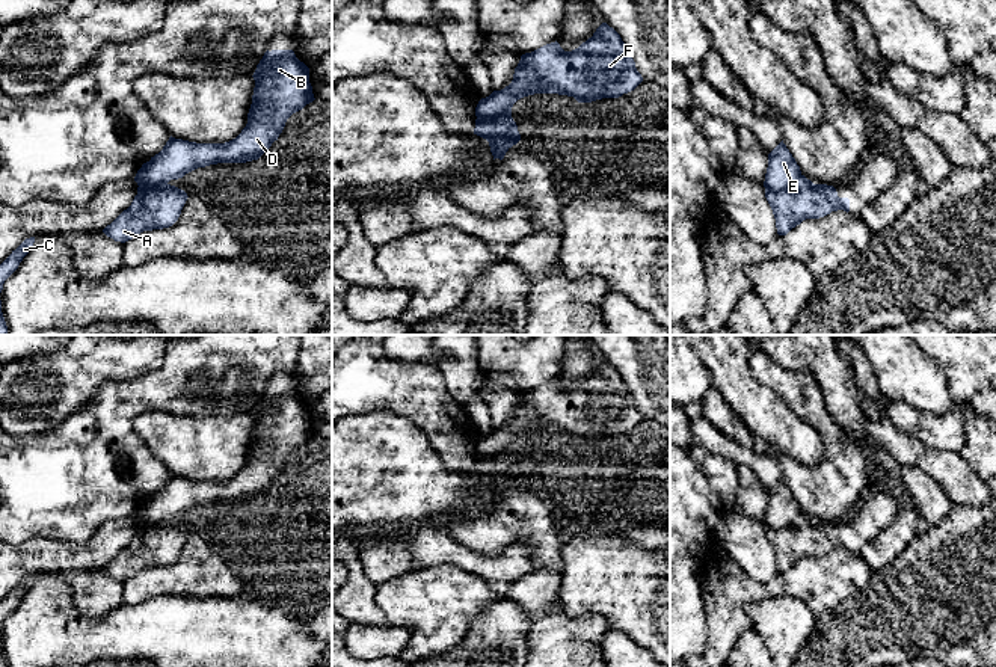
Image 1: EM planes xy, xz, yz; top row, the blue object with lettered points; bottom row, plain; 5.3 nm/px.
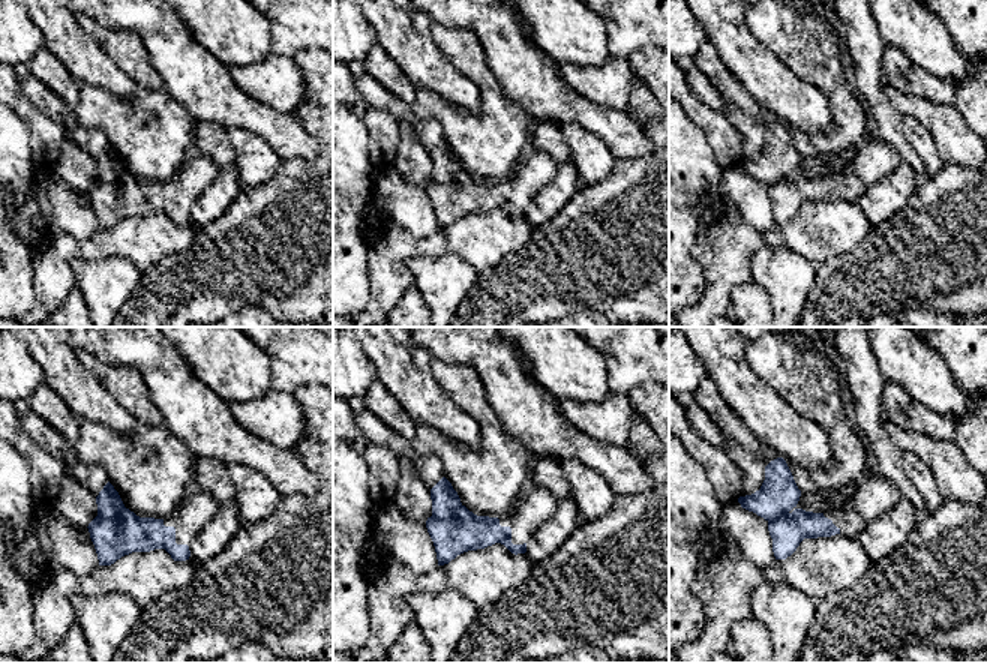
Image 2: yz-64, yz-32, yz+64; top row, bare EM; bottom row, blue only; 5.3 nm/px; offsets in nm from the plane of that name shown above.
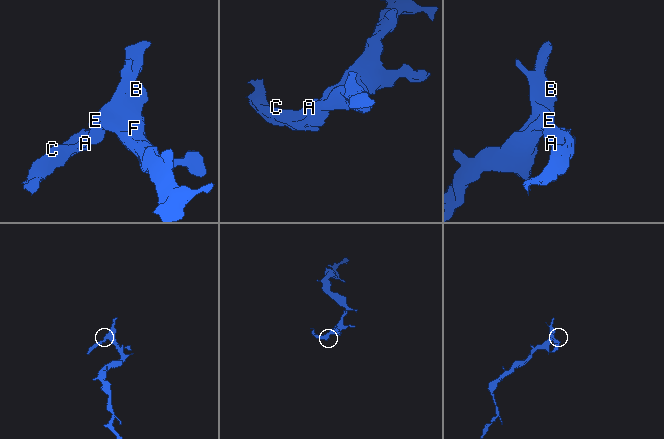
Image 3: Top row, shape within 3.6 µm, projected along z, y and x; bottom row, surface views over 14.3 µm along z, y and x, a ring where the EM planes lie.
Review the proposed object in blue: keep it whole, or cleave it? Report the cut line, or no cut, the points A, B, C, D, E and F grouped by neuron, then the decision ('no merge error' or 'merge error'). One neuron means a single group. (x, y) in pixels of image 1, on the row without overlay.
yz (800, 512), (783, 527), (765, 527) | A C / B D E F | merge error

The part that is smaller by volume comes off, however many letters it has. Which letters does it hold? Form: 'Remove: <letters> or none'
Remove: A, C

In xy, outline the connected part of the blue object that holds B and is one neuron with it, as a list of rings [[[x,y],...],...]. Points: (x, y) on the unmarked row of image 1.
[[[267,388],[252,415],[255,426],[247,462],[235,477],[225,481],[196,481],[171,474],[163,487],[137,509],[134,515],[137,524],[168,522],[171,518],[183,516],[210,503],[258,498],[278,478],[287,457],[315,438],[309,421],[309,406],[296,395],[293,388]]]

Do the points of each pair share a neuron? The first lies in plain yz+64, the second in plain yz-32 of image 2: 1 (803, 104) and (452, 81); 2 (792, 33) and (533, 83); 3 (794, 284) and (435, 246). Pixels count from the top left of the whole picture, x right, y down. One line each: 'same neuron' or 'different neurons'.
1: same neuron
2: different neurons
3: different neurons

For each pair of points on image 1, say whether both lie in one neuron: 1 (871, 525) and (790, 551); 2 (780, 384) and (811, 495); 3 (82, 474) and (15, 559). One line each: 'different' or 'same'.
1: same
2: same
3: different

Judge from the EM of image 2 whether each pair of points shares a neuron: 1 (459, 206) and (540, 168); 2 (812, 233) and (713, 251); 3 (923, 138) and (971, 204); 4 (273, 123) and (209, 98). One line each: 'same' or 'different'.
1: same
2: same
3: different
4: same

